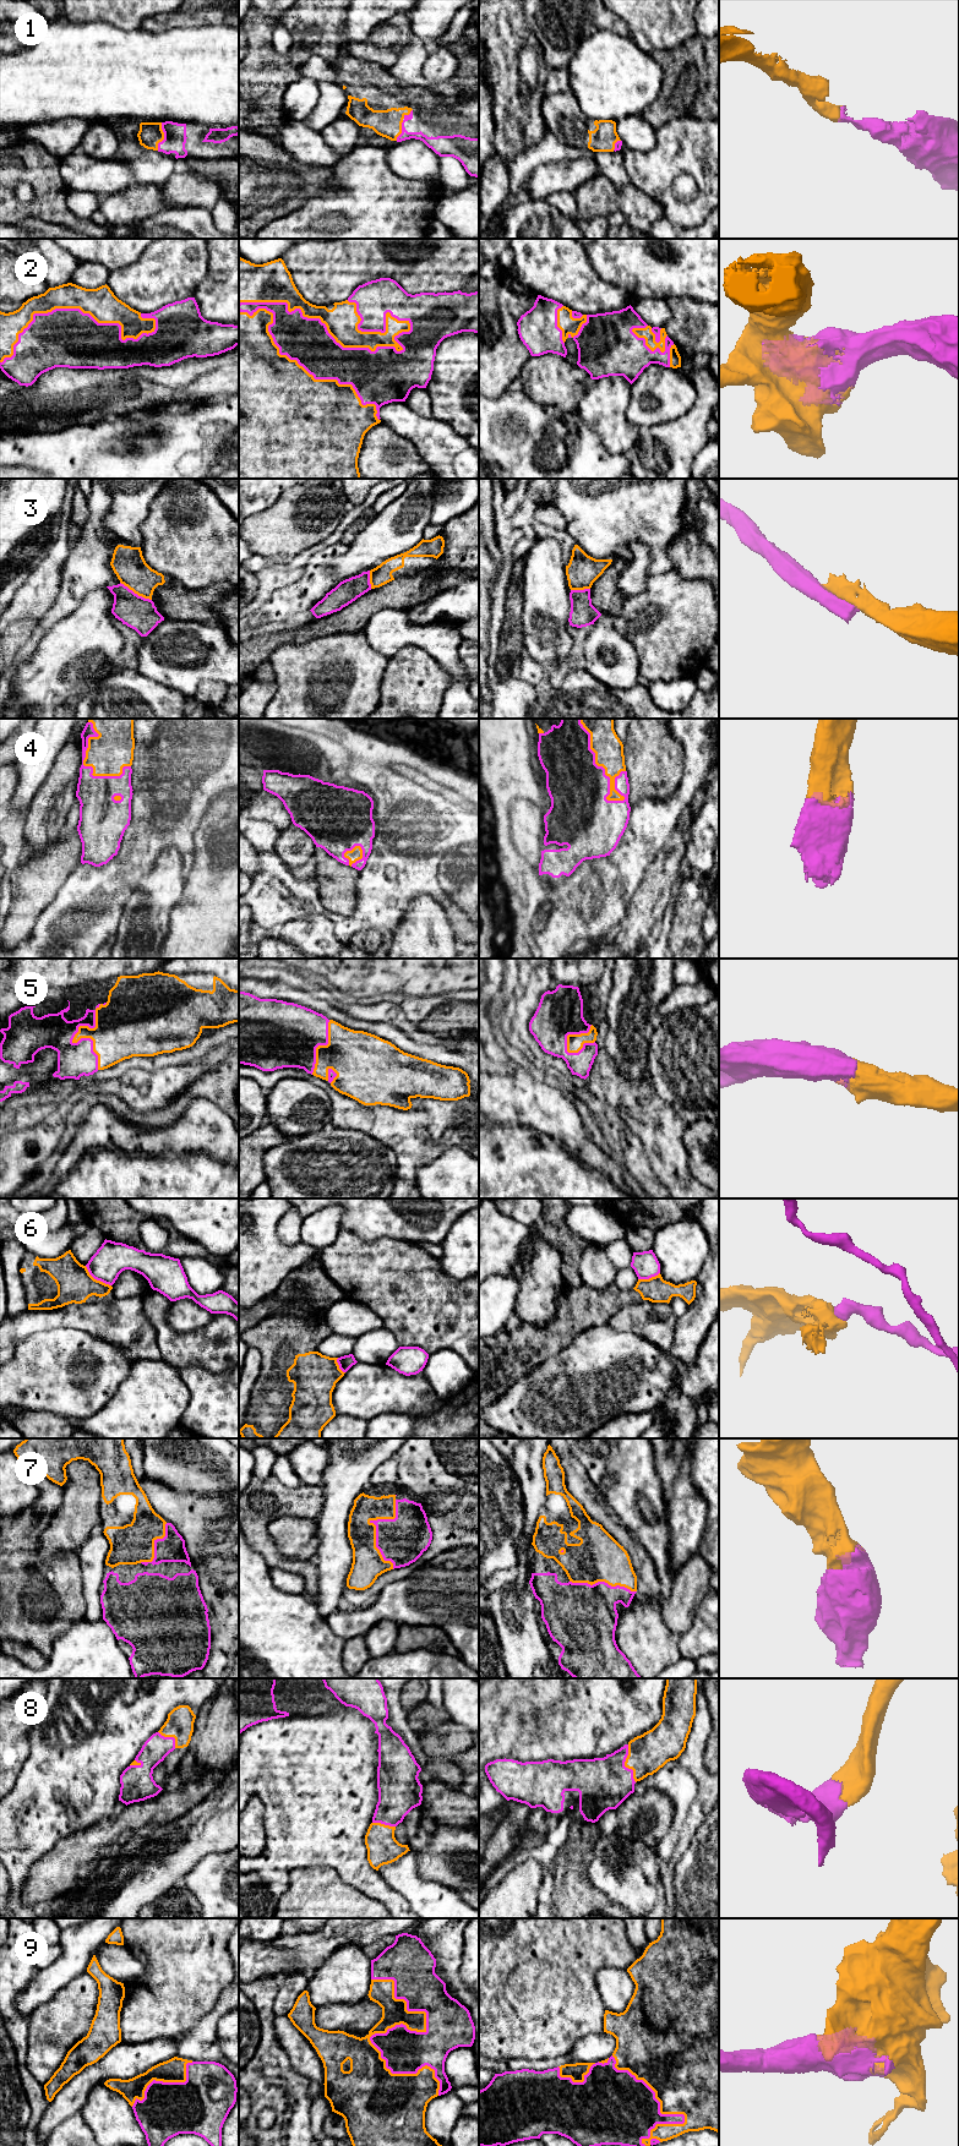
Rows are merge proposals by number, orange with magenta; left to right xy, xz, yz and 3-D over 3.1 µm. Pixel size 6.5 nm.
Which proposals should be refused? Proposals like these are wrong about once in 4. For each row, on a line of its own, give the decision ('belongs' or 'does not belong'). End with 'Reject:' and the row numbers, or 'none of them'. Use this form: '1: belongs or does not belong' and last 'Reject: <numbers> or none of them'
1: belongs
2: belongs
3: does not belong
4: belongs
5: belongs
6: does not belong
7: belongs
8: belongs
9: belongs
Reject: 3, 6

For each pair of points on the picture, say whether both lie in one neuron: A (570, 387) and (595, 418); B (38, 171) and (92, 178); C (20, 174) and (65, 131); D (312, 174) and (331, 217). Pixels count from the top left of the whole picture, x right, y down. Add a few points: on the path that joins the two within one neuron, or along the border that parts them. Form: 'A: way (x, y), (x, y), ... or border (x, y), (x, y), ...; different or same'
A: border (592, 380), (576, 411); different
B: border (59, 160), (59, 175), (69, 189); different
C: border (55, 157), (59, 160); different
D: border (333, 167), (331, 176), (316, 190); different

